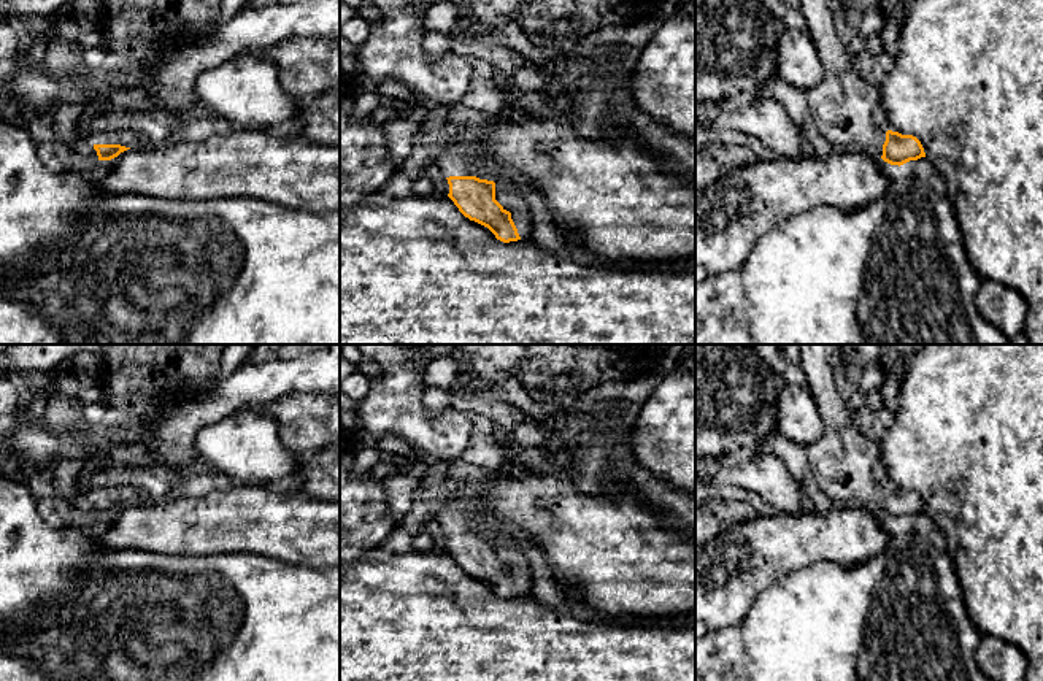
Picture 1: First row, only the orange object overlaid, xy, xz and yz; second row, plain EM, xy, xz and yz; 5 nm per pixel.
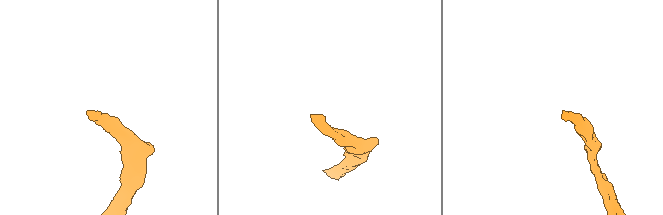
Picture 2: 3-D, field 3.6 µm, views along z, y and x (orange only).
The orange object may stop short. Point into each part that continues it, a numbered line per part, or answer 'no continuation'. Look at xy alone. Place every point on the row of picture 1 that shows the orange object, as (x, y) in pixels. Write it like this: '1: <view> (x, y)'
1: xy (127, 138)

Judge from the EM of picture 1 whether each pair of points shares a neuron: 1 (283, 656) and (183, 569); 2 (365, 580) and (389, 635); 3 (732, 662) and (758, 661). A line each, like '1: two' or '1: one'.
1: one
2: one
3: two

